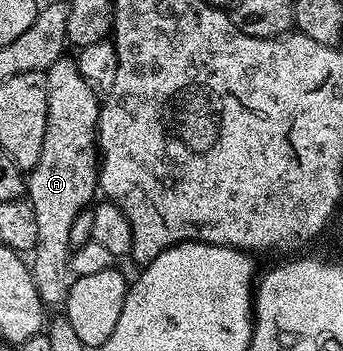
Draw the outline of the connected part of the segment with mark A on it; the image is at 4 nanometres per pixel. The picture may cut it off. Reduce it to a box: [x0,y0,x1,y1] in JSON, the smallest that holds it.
[27,56,101,308]

